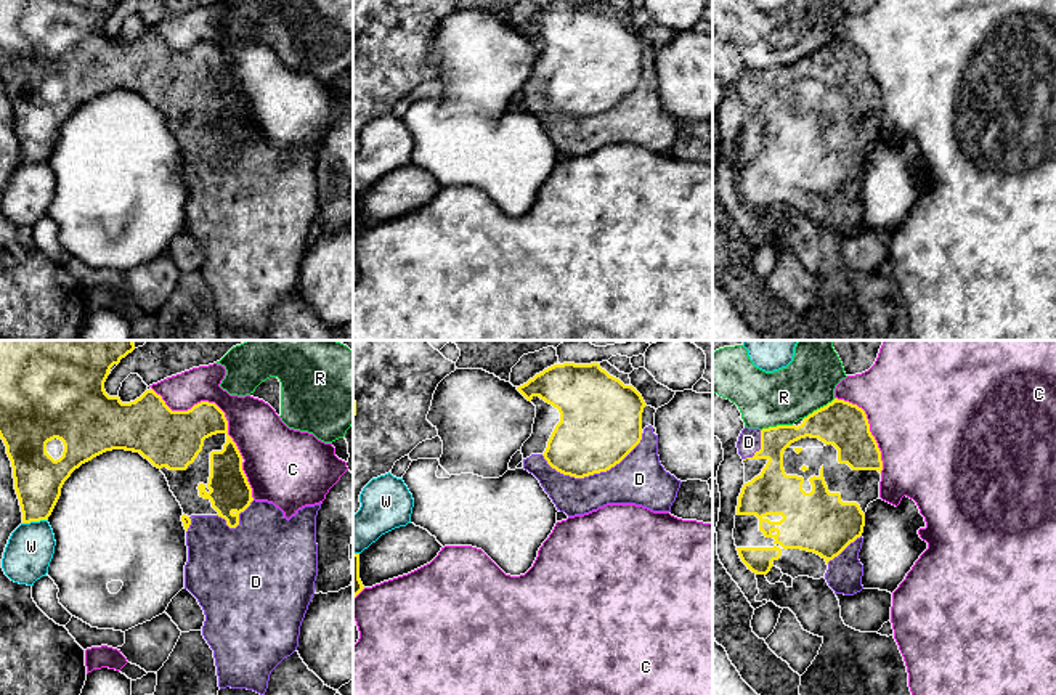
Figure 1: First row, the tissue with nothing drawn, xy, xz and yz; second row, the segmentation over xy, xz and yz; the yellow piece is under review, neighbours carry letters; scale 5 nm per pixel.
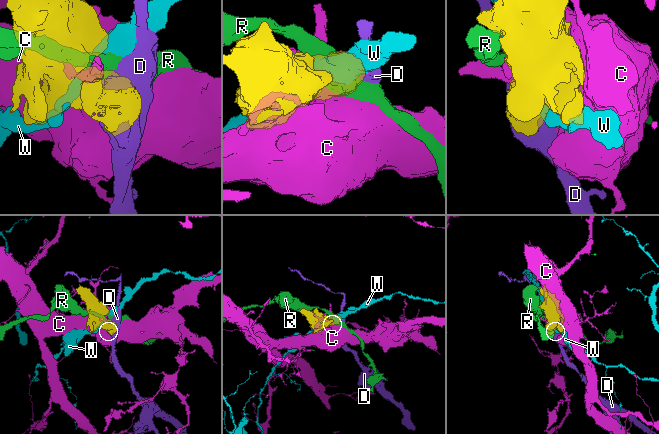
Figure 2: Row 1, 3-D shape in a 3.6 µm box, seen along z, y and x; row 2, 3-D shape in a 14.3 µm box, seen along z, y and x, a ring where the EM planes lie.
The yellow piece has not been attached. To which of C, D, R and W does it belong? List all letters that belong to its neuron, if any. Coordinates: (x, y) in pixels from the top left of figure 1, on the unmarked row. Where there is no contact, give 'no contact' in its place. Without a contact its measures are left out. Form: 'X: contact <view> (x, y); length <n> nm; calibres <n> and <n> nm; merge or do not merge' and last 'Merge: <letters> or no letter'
C: contact xy (207, 42); length 600 nm; calibres 280 and 240 nm; do not merge
D: contact xz (592, 114); length 500 nm; calibres 400 and 260 nm; merge
R: contact yz (820, 48); length 190 nm; calibres 240 and 280 nm; do not merge
W: contact xy (34, 161); length 130 nm; calibres 240 and 240 nm; do not merge
Merge: D

